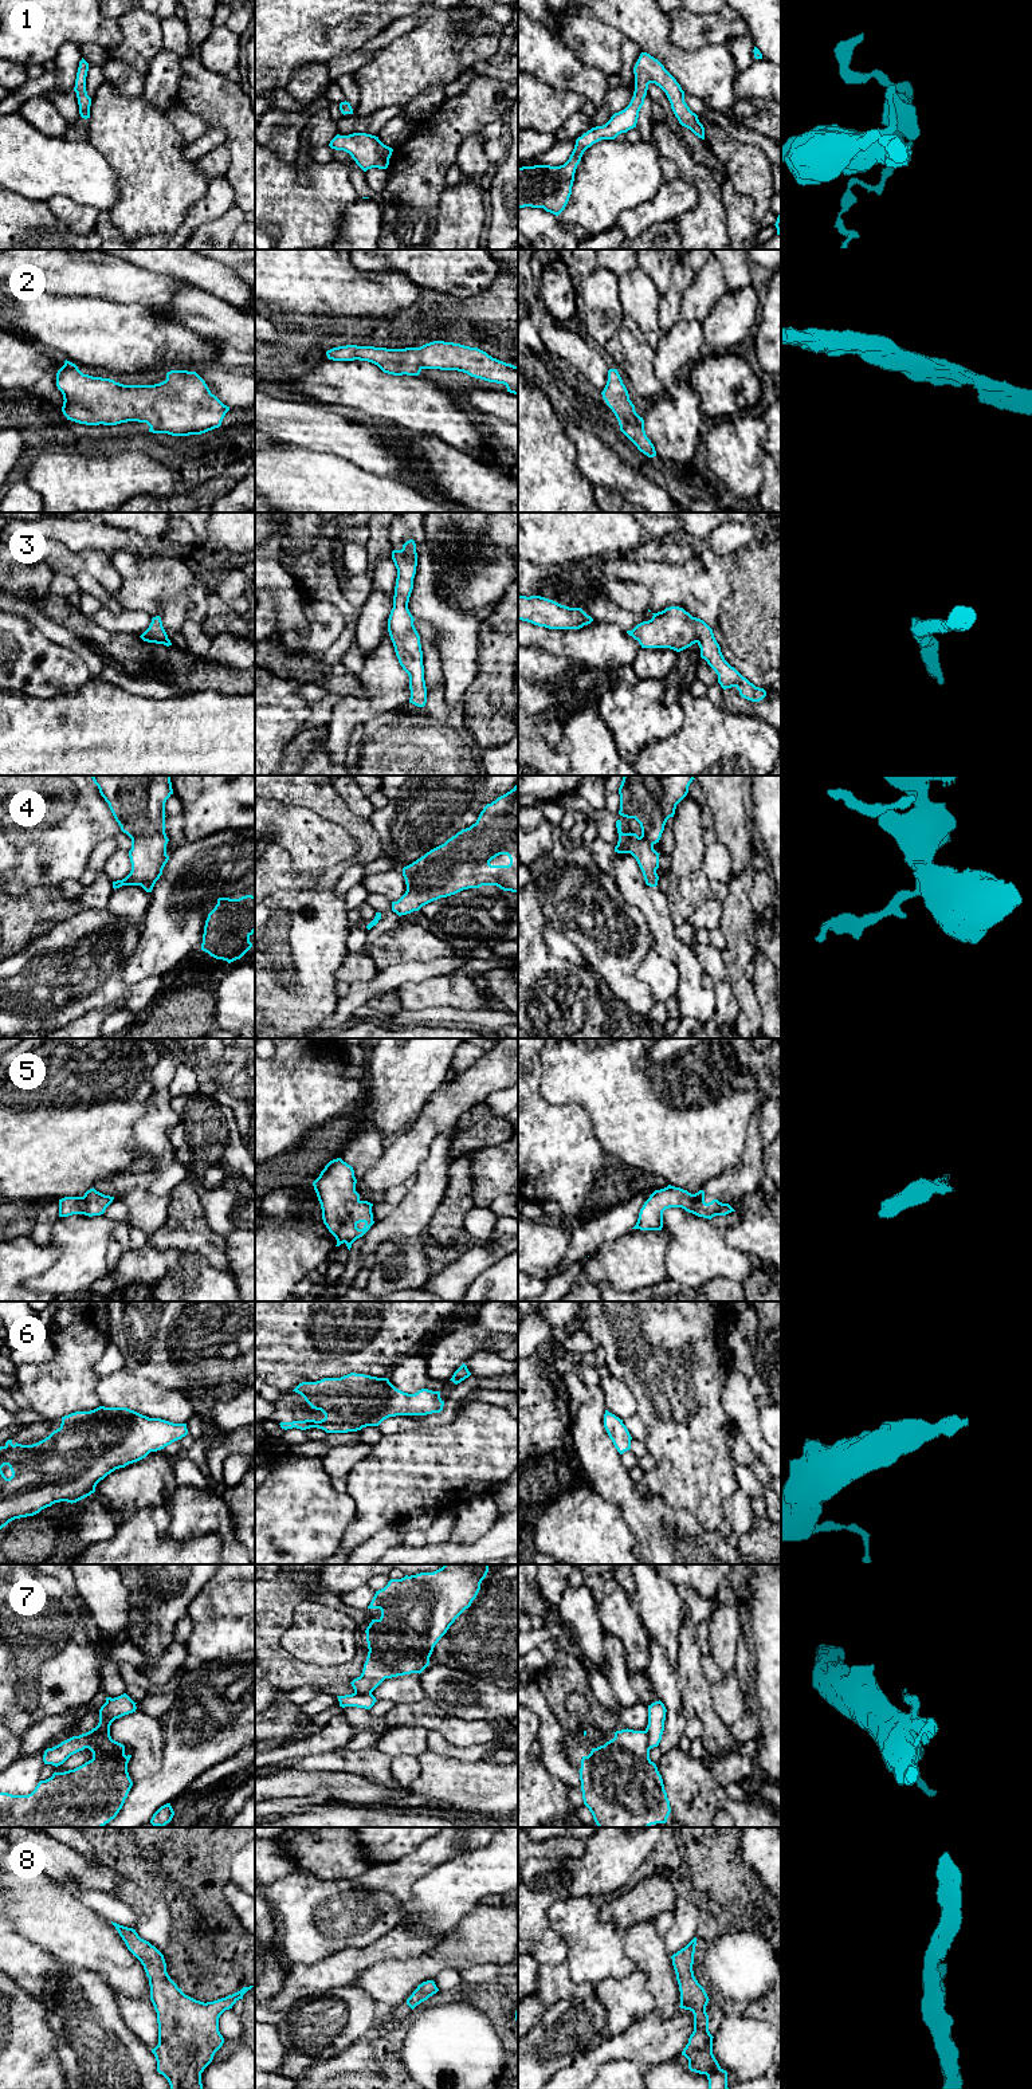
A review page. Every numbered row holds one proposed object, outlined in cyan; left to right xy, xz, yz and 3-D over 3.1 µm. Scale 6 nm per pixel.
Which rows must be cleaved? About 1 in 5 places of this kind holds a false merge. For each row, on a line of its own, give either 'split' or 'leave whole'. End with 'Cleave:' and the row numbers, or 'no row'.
1: leave whole
2: leave whole
3: leave whole
4: leave whole
5: leave whole
6: leave whole
7: split
8: leave whole
Cleave: 7

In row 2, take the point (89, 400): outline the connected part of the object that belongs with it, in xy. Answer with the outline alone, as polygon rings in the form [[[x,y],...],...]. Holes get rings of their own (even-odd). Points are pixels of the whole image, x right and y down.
[[[66,360],[56,373],[56,386],[63,394],[62,412],[67,420],[86,425],[138,421],[146,423],[153,433],[189,436],[219,428],[229,411],[196,372],[188,370],[170,370],[165,381],[154,385],[123,385],[110,378],[83,374]]]

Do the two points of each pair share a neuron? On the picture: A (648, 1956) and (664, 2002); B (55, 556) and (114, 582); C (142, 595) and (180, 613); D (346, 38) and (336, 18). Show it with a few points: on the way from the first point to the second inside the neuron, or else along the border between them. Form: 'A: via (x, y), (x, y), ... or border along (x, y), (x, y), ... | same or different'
A: via (658, 1967), (664, 1991) | same
B: via (70, 562), (94, 562), (99, 568) | same
C: via (152, 595), (161, 595), (171, 604) | same
D: via (345, 32), (341, 23) | same

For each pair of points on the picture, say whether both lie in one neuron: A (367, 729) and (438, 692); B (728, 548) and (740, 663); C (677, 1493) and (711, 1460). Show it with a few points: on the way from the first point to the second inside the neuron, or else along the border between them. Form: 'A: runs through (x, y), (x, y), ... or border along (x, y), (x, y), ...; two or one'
A: runs through (388, 729), (419, 729), (434, 714); one
B: border along (706, 545), (717, 554), (737, 556); two
C: runs through (685, 1485), (703, 1467); one

